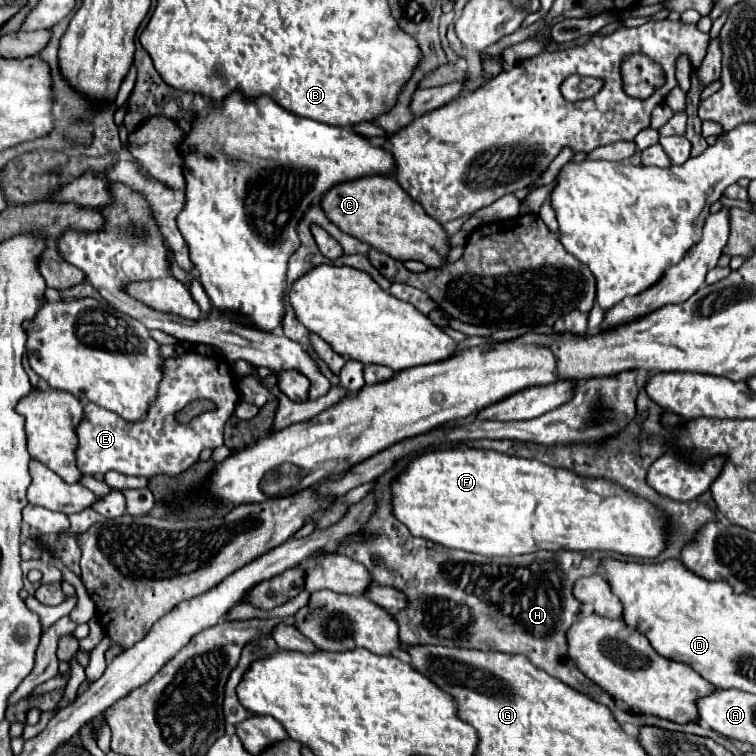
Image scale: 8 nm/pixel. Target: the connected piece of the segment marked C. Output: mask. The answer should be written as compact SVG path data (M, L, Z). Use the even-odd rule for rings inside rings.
M367 175L337 183L323 195L321 207L327 219L343 233L391 255L393 259L417 259L427 267L441 267L445 263L445 255L449 251L447 233L435 219L429 219L425 209L415 203L391 175Z

